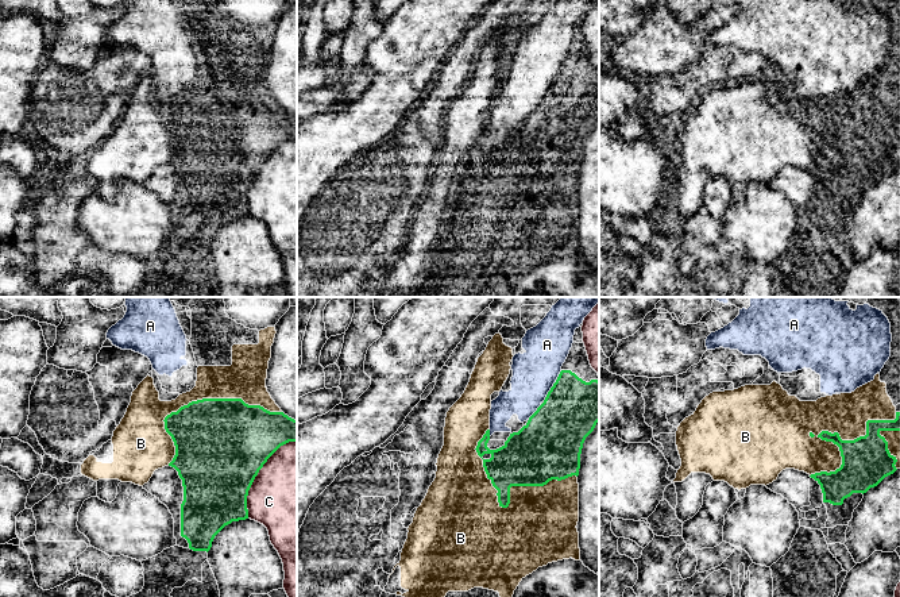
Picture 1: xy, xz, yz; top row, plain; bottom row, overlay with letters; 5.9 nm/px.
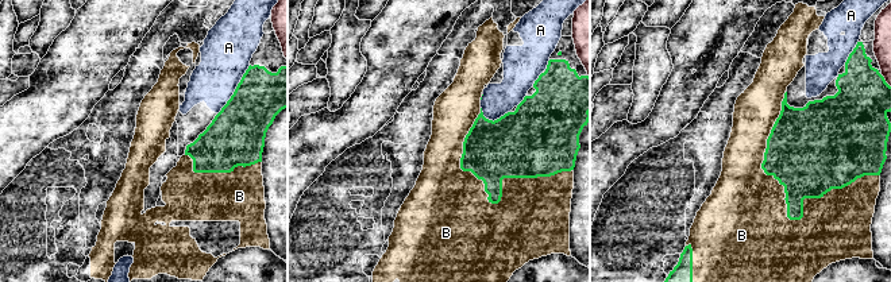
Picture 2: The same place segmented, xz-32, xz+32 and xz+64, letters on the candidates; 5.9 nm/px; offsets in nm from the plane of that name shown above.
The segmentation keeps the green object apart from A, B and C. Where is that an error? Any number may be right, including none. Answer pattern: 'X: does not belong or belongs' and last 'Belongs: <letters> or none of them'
A: does not belong
B: belongs
C: does not belong
Belongs: B

